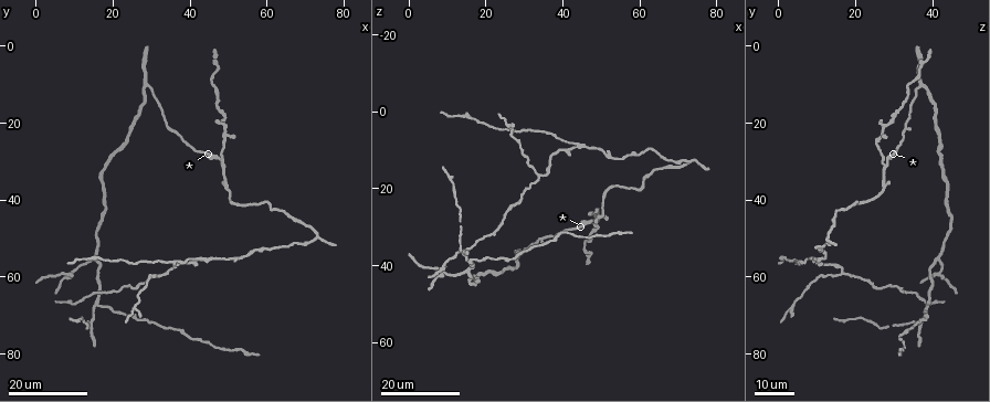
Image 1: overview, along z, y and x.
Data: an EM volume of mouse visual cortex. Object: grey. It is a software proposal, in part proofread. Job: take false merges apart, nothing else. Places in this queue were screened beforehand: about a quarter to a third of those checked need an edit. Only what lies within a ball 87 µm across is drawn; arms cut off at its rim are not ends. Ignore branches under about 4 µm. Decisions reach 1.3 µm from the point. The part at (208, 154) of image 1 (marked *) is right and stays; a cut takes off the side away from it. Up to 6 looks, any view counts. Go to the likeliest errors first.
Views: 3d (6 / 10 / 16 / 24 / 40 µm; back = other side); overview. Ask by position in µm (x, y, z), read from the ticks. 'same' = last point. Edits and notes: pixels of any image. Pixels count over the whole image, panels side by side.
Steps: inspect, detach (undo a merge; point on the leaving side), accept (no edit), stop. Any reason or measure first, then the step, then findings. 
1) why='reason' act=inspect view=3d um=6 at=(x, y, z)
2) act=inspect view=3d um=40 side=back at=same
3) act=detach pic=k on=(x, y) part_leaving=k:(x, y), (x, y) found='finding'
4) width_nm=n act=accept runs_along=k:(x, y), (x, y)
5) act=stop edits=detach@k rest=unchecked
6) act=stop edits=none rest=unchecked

why='side arm on a straight run' act=inspect view=3d um=16 at=(44.5, 55.0, 9.0)

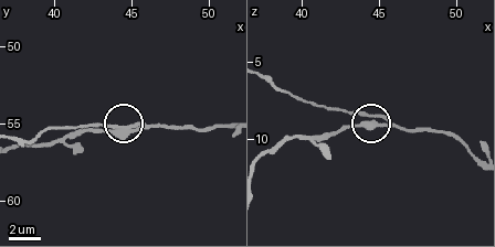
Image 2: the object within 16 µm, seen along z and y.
act=inspect view=3d um=10 at=(44.0, 55.4, 9.0)

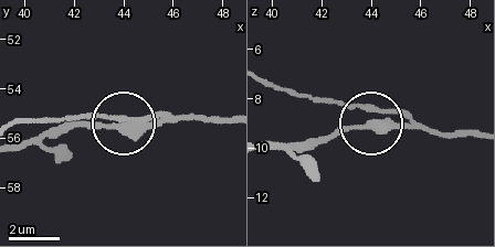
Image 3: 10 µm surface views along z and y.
width_nm=330 act=accept runs_along=3:(229, 120), (66, 114) found='continuous, no second neuron'

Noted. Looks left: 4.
why='arms part here' act=inspect view=3d um=24 at=(34.0, 59.0, 16.5)

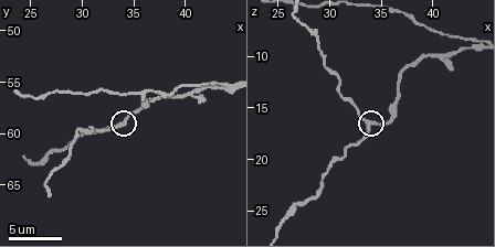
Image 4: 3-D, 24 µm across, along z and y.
why='zoom in' act=inspect view=3d um=6 at=(33.6, 59.2, 16.6)

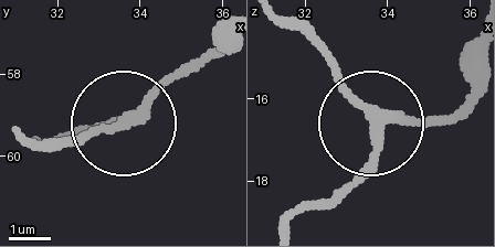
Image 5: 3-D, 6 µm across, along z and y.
act=inspect view=3d um=6 side=back at=(33.75, 59.05, 16.75)

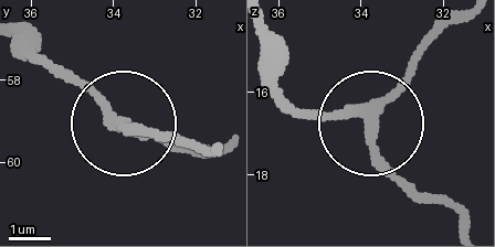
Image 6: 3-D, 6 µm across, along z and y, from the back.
act=accept runs_along=6:(265, 50), (272, 82), (301, 109), (371, 117), (455, 22) found='continuous, no second neuron'

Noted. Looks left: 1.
act=stop edits=none rest=unchecked

